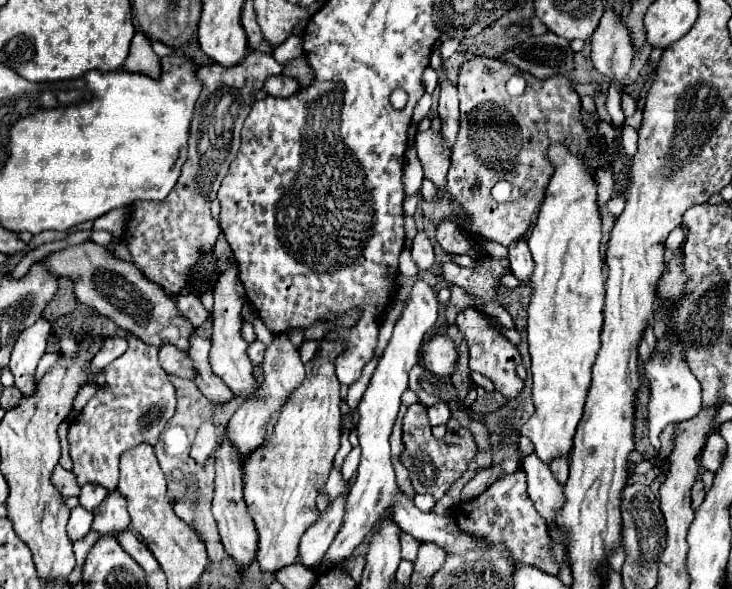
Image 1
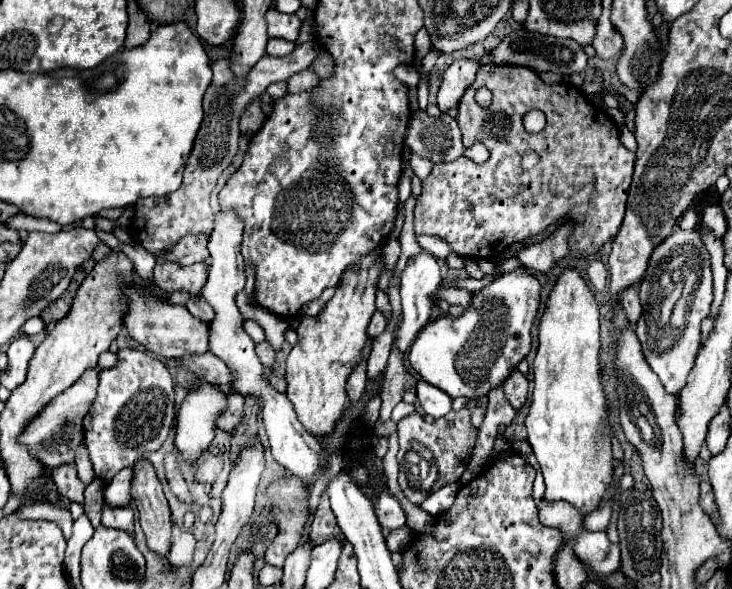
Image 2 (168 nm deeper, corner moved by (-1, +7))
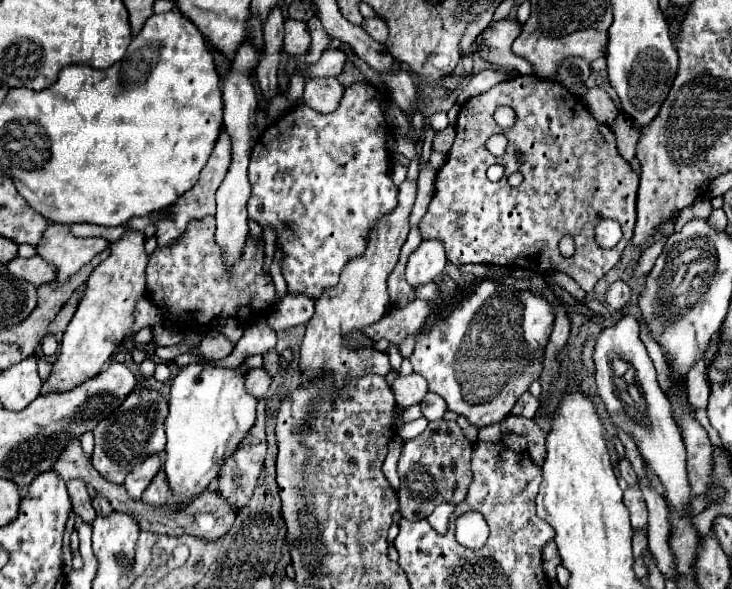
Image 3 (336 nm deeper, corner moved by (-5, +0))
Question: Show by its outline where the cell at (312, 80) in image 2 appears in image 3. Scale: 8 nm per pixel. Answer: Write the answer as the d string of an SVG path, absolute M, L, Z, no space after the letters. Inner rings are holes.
M309 78L305 86L305 104L317 112L335 112L345 86L337 78Z

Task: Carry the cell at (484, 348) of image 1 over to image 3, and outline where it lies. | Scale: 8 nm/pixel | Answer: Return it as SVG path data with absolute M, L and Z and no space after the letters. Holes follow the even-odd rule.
M525 392L525 396L521 396L515 404L515 408L511 410L513 416L525 416L525 418L533 418L535 412L539 408L539 400L533 398L529 392Z

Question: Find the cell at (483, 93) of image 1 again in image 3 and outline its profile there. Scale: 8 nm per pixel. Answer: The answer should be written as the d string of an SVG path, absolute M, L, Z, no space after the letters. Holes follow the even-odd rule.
M517 76L465 102L461 106L455 130L457 138L453 142L453 148L449 150L449 160L437 172L433 200L419 224L423 238L441 240L445 244L447 260L455 266L495 264L495 266L533 270L535 274L541 276L545 276L545 272L565 272L585 292L591 292L597 280L601 280L621 258L627 242L633 238L633 228L637 220L635 200L637 200L639 176L633 172L629 162L625 162L619 156L611 128L599 124L589 114L581 98L571 94L561 84L551 80L539 80L535 76ZM499 106L511 106L515 110L517 120L513 128L505 130L505 136L509 140L505 154L493 156L487 152L485 142L489 136L501 132L501 128L493 120L493 110ZM517 154L523 154L523 160L519 160ZM499 162L505 166L505 176L499 182L491 182L485 172L491 164ZM517 170L523 174L523 184L511 188L507 184L507 178ZM605 218L617 220L623 230L623 238L611 250L603 250L595 242L595 226ZM565 234L571 234L575 238L575 254L571 258L561 256L557 248L559 240Z

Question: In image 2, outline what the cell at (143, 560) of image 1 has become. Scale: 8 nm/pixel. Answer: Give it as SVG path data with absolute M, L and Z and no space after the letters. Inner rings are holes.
M103 505L103 527L119 529L119 531L125 531L125 533L133 535L135 529L133 529L133 511L131 511L131 507L111 509L111 507Z

